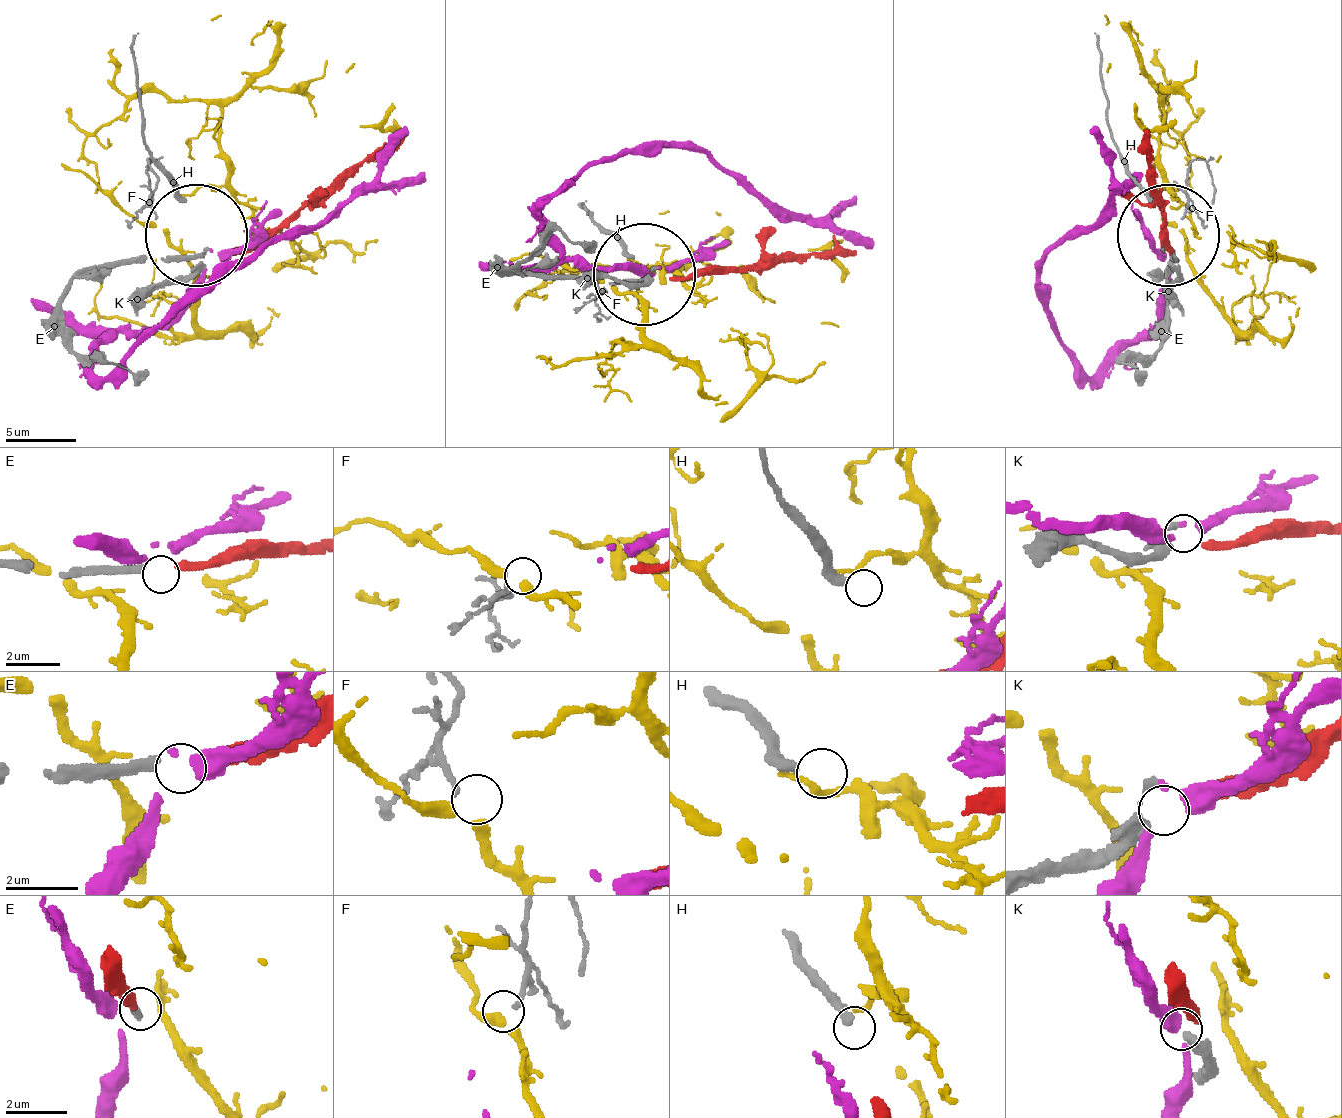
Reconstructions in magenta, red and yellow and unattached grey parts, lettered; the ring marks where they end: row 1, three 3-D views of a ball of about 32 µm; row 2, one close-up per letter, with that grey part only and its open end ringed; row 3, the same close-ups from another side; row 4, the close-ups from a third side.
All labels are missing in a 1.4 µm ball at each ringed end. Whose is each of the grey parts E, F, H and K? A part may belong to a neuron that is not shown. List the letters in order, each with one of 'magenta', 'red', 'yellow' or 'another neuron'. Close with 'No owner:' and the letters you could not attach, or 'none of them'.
E: red
F: yellow
H: another neuron
K: magenta
No owner: H

